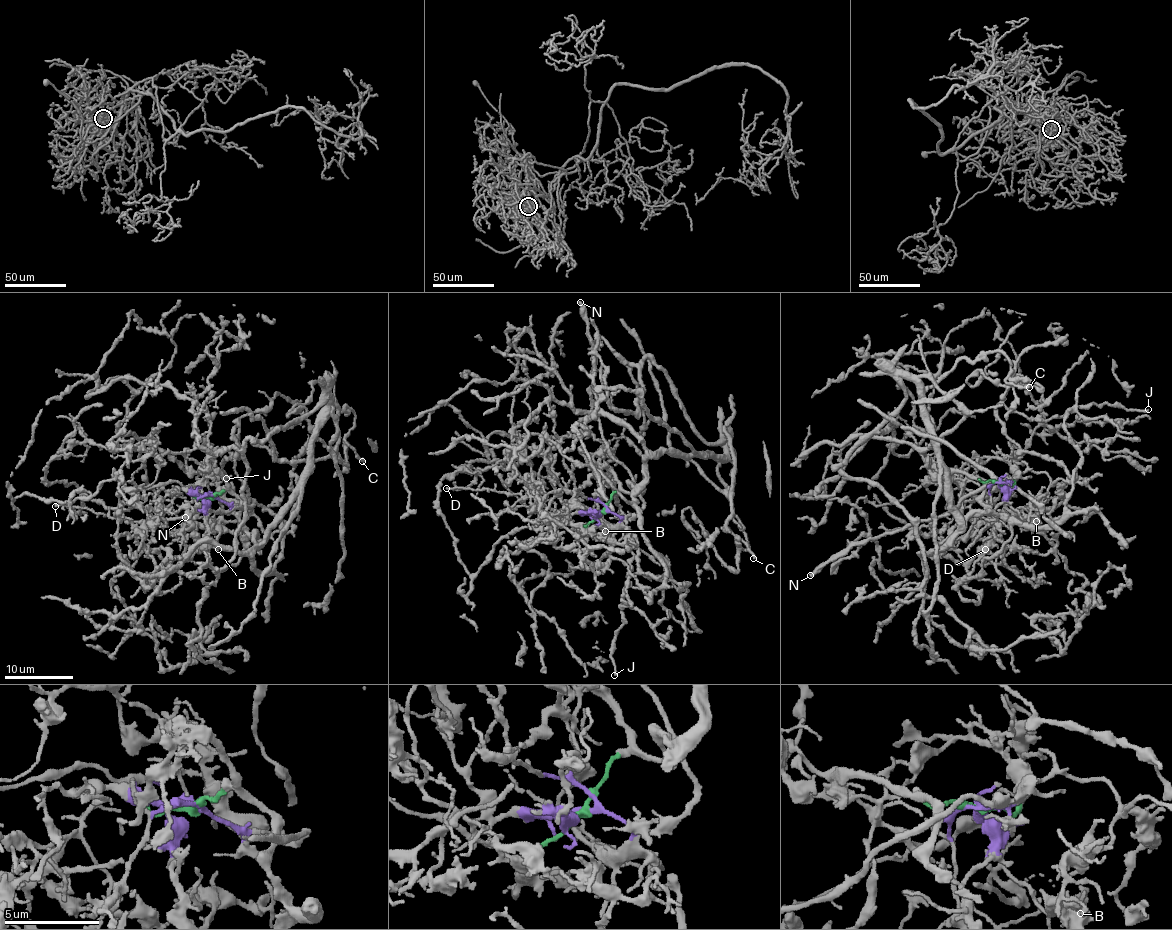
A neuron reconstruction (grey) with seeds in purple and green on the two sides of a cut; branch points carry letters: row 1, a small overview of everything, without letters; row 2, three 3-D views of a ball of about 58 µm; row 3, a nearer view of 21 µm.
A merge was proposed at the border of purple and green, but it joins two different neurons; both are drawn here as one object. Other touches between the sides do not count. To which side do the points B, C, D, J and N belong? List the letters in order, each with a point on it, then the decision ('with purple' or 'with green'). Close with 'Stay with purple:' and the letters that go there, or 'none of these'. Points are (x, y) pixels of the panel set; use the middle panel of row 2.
B: at (605, 531); with purple
C: at (753, 558); with green
D: at (446, 488); with purple
J: at (614, 675); with green
N: at (580, 302); with purple
Stay with purple: B, D, N

